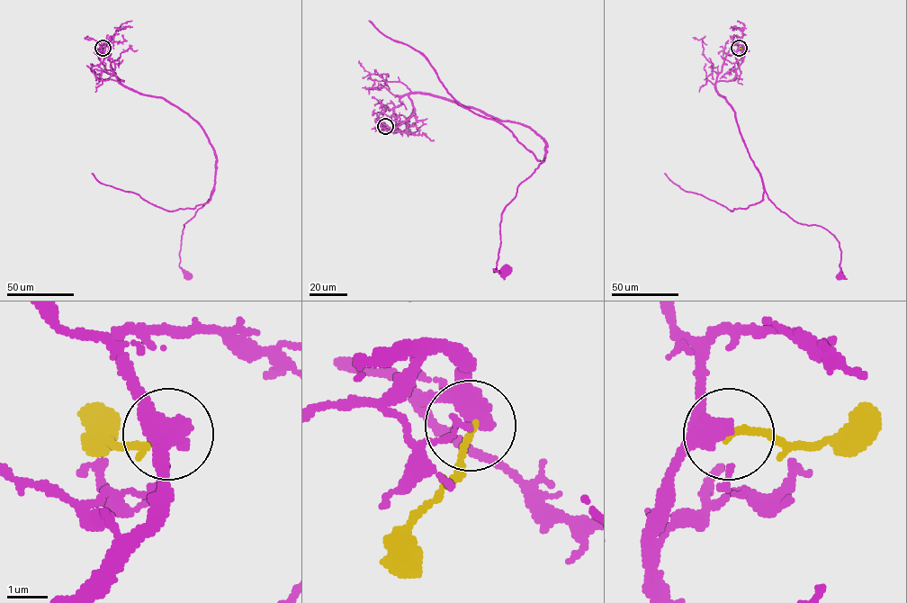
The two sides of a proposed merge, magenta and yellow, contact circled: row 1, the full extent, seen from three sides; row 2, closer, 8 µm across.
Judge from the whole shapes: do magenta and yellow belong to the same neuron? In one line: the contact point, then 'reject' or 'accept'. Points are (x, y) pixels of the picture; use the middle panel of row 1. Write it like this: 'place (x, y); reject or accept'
place (385, 126); reject

